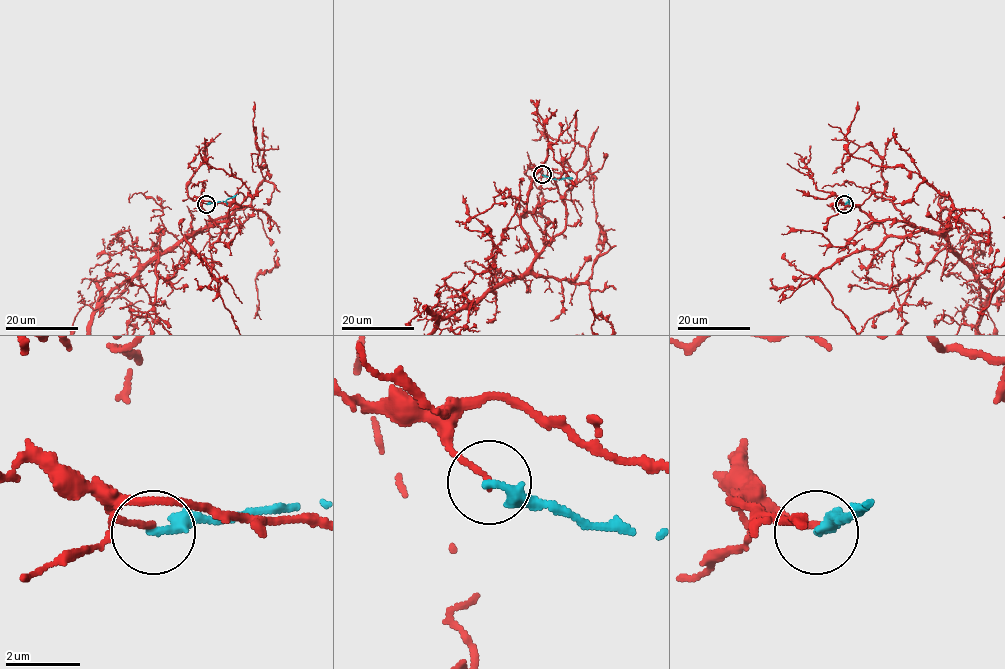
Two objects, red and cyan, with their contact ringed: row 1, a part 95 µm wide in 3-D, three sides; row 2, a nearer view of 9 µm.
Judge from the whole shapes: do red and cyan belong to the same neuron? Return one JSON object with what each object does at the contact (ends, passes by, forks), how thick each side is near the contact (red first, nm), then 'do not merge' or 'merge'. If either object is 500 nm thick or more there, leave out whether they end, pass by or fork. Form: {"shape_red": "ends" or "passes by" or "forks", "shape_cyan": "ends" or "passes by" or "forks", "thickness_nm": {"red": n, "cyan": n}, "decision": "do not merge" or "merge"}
{"shape_red": "ends", "shape_cyan": "ends", "thickness_nm": {"red": 140, "cyan": 280}, "decision": "do not merge"}

